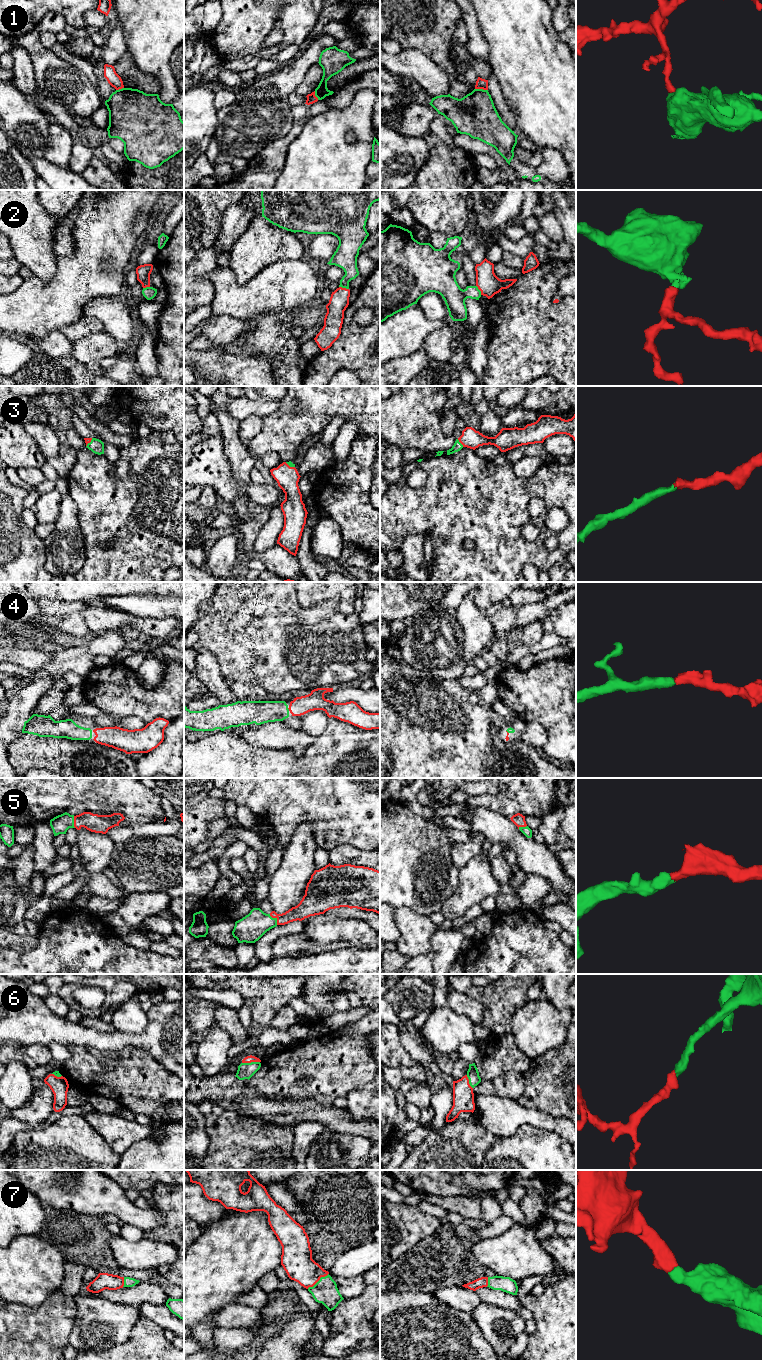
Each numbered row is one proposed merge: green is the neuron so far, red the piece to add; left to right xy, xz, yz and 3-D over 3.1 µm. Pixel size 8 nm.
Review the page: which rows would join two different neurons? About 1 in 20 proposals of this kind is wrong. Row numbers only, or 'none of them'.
1

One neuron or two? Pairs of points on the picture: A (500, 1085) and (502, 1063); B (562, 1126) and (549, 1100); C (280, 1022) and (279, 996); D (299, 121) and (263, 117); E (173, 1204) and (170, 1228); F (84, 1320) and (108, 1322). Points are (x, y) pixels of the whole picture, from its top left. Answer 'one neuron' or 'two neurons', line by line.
A: two neurons
B: two neurons
C: two neurons
D: two neurons
E: one neuron
F: one neuron

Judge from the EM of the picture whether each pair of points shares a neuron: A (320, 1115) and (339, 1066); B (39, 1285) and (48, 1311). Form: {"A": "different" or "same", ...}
{"A": "different", "B": "different"}

